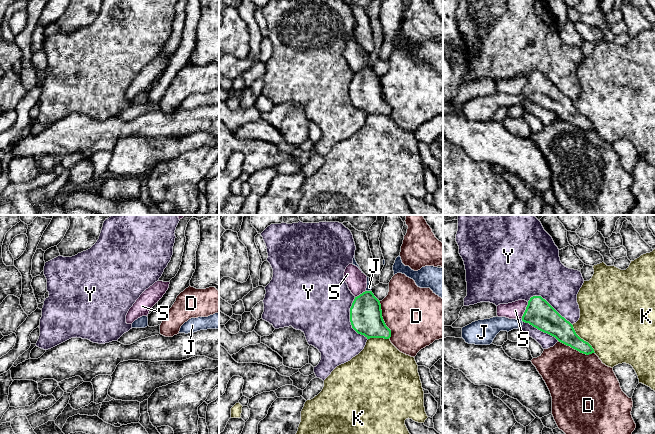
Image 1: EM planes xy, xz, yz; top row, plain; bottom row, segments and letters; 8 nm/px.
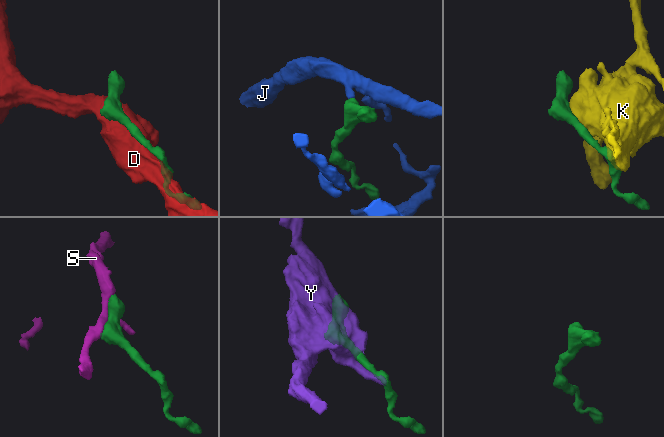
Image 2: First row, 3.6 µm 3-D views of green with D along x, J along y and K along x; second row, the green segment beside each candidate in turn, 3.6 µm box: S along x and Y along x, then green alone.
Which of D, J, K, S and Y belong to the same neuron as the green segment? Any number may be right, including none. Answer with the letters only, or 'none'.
J

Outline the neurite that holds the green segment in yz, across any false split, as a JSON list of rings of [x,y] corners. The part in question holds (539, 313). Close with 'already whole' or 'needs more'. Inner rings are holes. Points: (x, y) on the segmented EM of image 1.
[[[541,296],[530,298],[521,319],[497,316],[478,320],[462,328],[462,338],[468,344],[490,345],[500,331],[509,332],[521,328],[524,322],[555,337],[559,342],[580,353],[586,355],[595,353],[592,346],[576,334],[573,325]]]; needs more

